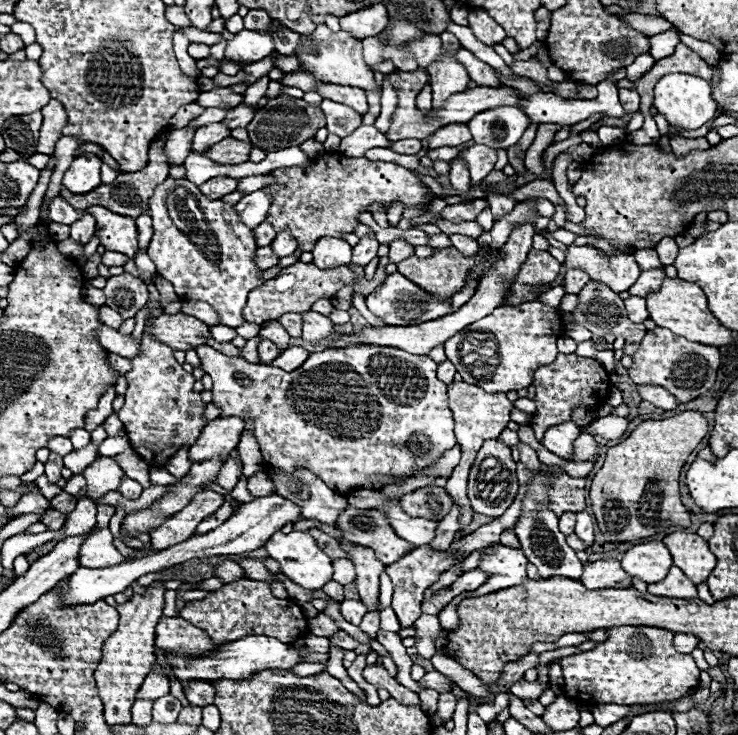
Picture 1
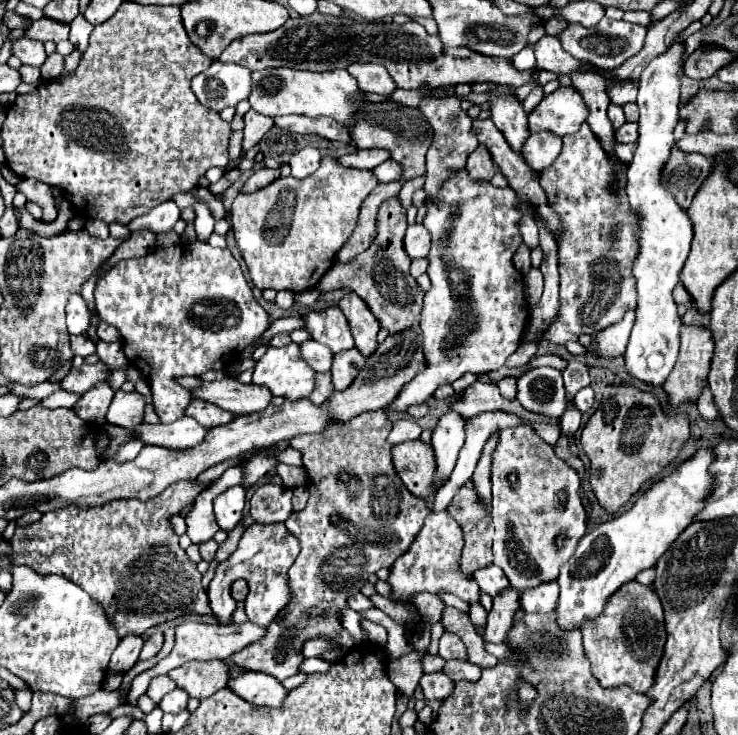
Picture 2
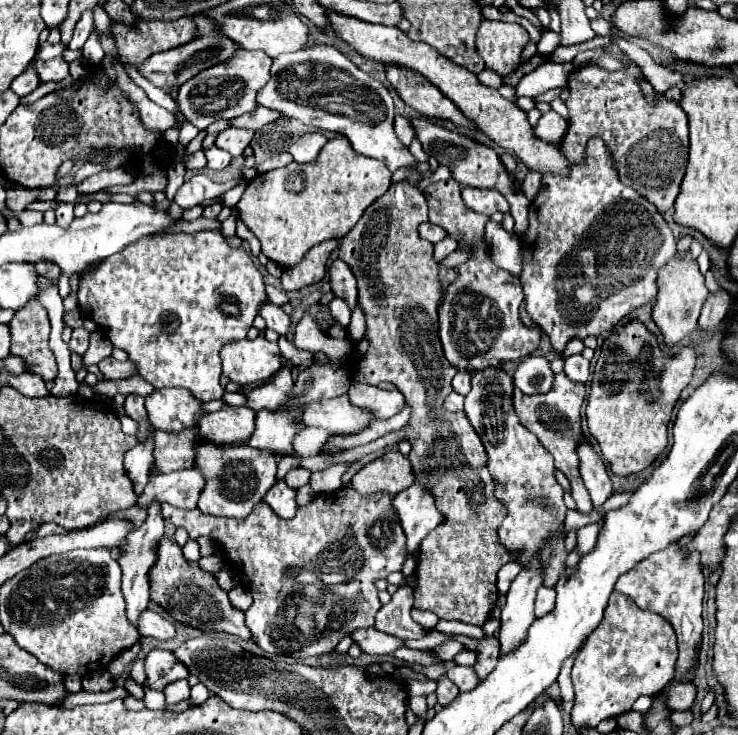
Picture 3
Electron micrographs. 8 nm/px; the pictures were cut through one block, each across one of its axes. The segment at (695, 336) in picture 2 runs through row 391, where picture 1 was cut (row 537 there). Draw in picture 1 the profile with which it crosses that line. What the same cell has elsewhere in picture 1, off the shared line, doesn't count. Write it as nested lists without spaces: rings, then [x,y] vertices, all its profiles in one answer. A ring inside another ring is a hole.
[[[672,532],[664,538],[668,546],[674,566],[678,566],[692,582],[706,582],[710,572],[716,566],[714,554],[708,550],[708,542],[698,534]]]

